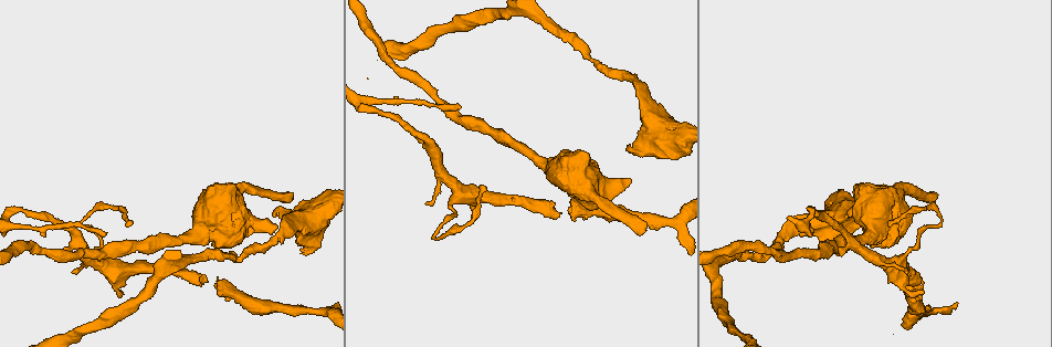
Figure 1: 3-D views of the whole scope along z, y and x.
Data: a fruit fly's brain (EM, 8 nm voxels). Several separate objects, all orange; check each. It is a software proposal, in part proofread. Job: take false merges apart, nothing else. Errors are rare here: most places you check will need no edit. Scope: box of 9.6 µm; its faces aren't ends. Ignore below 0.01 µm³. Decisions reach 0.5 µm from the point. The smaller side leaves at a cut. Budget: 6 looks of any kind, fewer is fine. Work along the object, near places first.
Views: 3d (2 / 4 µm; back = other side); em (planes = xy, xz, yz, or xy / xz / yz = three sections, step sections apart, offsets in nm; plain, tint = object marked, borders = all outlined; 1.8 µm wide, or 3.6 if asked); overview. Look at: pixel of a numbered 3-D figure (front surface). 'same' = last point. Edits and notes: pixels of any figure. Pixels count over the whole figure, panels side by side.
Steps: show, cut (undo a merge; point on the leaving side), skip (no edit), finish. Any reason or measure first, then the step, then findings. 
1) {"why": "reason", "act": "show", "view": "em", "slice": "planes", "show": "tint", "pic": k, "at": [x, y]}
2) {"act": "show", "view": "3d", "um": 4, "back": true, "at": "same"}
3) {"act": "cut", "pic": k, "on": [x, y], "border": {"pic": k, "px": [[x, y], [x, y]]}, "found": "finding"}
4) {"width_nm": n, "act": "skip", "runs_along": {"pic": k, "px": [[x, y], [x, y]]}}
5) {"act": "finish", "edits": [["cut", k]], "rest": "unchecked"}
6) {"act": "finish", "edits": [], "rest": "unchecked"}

{"why": "calibre changes", "act": "show", "view": "3d", "um": 4, "pic": 1, "at": [892, 267]}

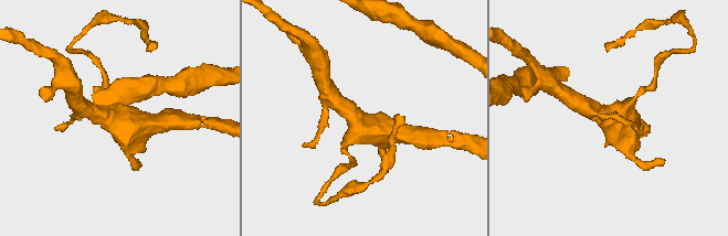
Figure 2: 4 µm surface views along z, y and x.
{"why": "now the EM", "act": "show", "view": "em", "um": 3.6, "slice": "planes", "show": "tint", "pic": 2, "at": [361, 123]}

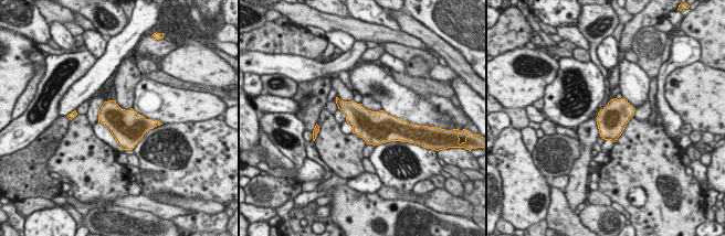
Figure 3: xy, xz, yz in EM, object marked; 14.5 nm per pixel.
{"act": "skip", "found": "all the same neuron"}

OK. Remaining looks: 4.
{"why": "abrupt turn", "act": "show", "view": "3d", "um": 4, "pic": 1, "at": [438, 238]}

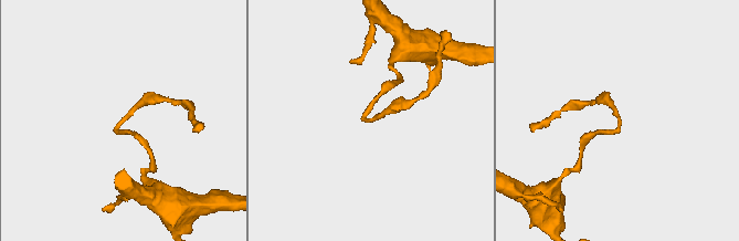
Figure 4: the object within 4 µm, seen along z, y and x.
{"act": "show", "view": "em", "slice": "planes", "show": "borders", "pic": 4, "at": [124, 118]}

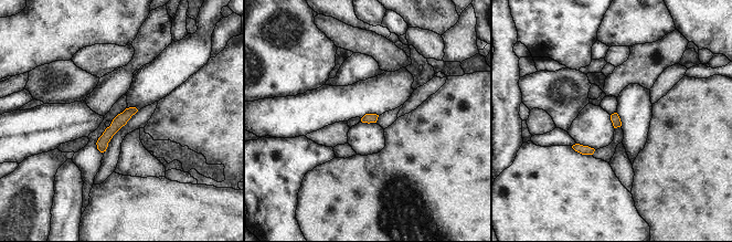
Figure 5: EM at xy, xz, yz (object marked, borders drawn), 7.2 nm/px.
{"act": "skip", "runs_along": {"pic": 5, "px": [[133, 109], [108, 133], [102, 148]]}, "found": "continuous, no second neuron"}

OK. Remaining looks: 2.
{"act": "finish", "edits": [], "rest": "unchecked"}

